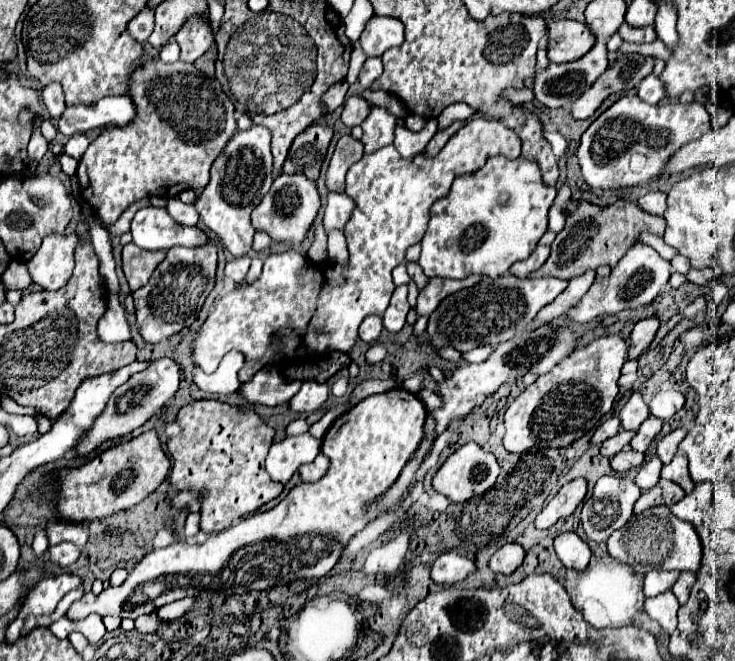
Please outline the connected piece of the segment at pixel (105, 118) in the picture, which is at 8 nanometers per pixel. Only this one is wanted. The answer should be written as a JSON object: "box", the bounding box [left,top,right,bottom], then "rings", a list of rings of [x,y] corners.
{"box":[58,94,136,136],"rings":[[[130,94],[110,96],[90,106],[68,106],[58,120],[64,136],[74,136],[104,126],[128,126],[136,118],[134,100]]]}

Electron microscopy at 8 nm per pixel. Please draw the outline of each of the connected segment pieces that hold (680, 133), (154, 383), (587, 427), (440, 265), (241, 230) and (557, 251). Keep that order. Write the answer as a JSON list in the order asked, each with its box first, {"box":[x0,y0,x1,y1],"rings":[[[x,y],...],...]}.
[{"box":[578,96,710,190],"rings":[[[622,96],[608,110],[604,110],[584,132],[578,148],[578,162],[582,178],[592,188],[622,190],[644,186],[662,174],[666,160],[698,136],[710,130],[710,114],[698,100],[690,104],[666,102],[650,106],[638,96]]]},{"box":[76,358,180,454],"rings":[[[160,358],[154,360],[144,372],[138,372],[130,376],[130,380],[114,390],[110,396],[102,416],[94,422],[90,432],[80,440],[76,446],[78,454],[88,454],[90,450],[98,448],[102,442],[110,438],[120,438],[124,434],[130,434],[132,430],[140,428],[144,422],[148,422],[180,388],[180,364],[172,358]]]},{"box":[504,336,628,454],"rings":[[[600,336],[560,360],[550,372],[538,376],[504,414],[504,448],[516,454],[530,448],[562,448],[596,428],[602,416],[612,410],[618,396],[618,378],[626,362],[626,352],[628,346],[620,336]]]},{"box":[418,156,556,280],"rings":[[[494,156],[494,158],[490,158],[490,160],[488,160],[478,172],[464,174],[464,176],[456,178],[454,184],[452,184],[450,194],[434,202],[434,206],[432,206],[432,210],[430,210],[428,230],[426,230],[424,238],[422,238],[422,254],[420,254],[418,264],[422,266],[422,270],[424,270],[426,276],[440,276],[440,278],[456,278],[456,280],[458,280],[458,278],[468,278],[468,276],[472,276],[472,274],[480,274],[480,276],[486,276],[486,278],[498,278],[498,276],[506,274],[508,268],[510,268],[514,262],[518,262],[518,260],[526,260],[526,258],[534,252],[538,240],[540,240],[542,234],[546,232],[546,226],[548,226],[548,210],[550,210],[554,198],[556,198],[556,188],[554,188],[554,186],[546,186],[546,184],[542,182],[540,168],[538,168],[536,162],[526,160],[526,158],[508,160],[506,156]]]},{"box":[194,126,272,256],"rings":[[[262,126],[238,130],[226,144],[218,160],[212,164],[208,186],[196,196],[194,208],[206,228],[216,232],[232,256],[244,256],[252,248],[254,228],[250,224],[252,210],[260,204],[262,196],[272,184],[272,154],[270,132]]]},{"box":[532,200,666,280],"rings":[[[580,200],[578,206],[566,214],[566,226],[562,232],[556,234],[556,240],[552,242],[552,254],[546,260],[546,264],[532,272],[532,278],[544,278],[544,276],[560,276],[564,280],[576,278],[584,274],[586,270],[594,270],[598,266],[610,266],[618,264],[618,260],[638,242],[638,236],[644,232],[664,236],[666,220],[662,216],[654,216],[648,212],[642,212],[638,204],[628,200],[618,200],[610,206],[596,206],[586,200]]]}]

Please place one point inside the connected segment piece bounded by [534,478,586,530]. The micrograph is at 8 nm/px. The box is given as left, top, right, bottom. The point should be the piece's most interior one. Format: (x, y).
(570, 495)

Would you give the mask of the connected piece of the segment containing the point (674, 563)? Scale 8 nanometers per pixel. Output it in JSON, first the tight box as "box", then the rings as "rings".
{"box":[608,506,702,574],"rings":[[[656,506],[656,508],[650,508],[646,512],[642,512],[640,516],[632,516],[630,522],[616,530],[610,538],[608,538],[608,554],[616,560],[620,560],[622,564],[630,564],[634,568],[634,572],[638,574],[648,574],[650,570],[688,570],[688,572],[696,572],[700,568],[700,562],[702,562],[702,542],[700,542],[700,536],[696,534],[694,526],[686,520],[680,520],[676,518],[668,506]]]}

